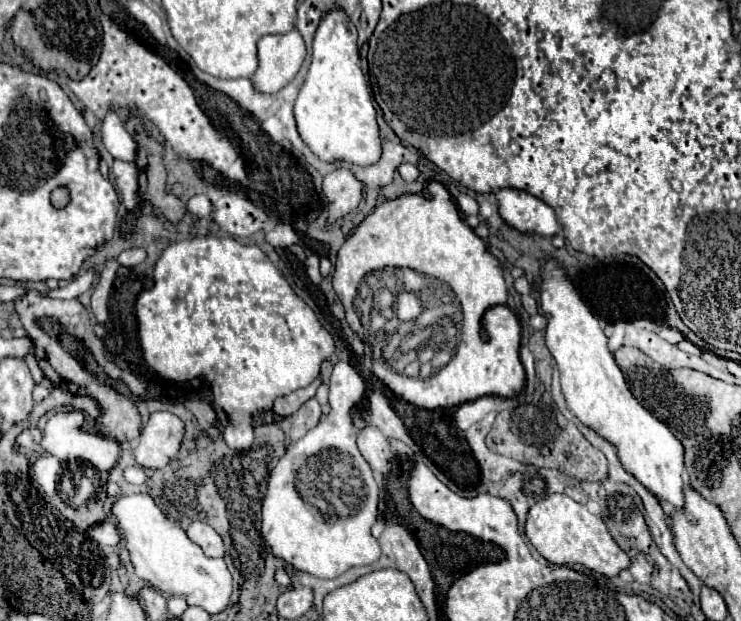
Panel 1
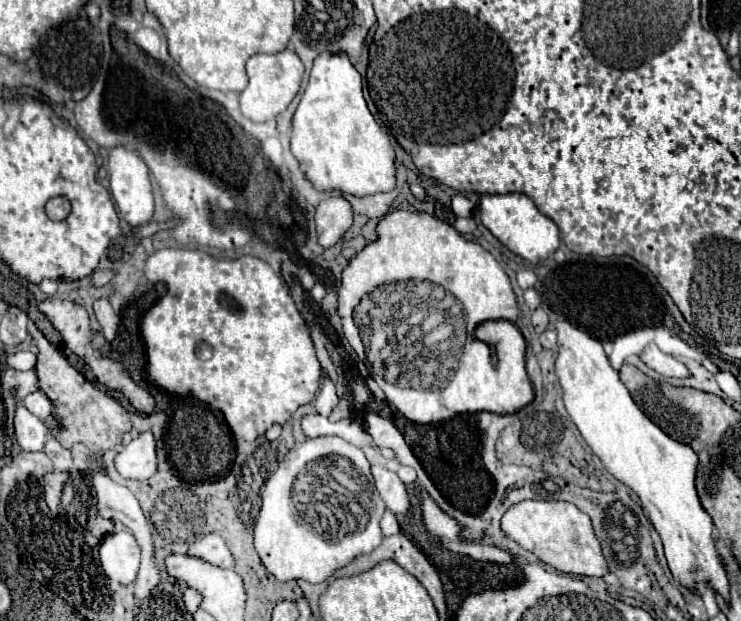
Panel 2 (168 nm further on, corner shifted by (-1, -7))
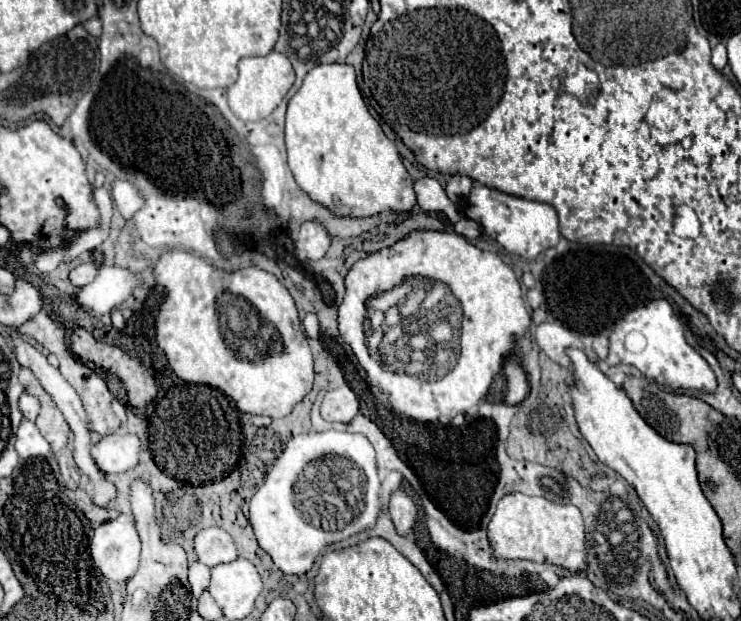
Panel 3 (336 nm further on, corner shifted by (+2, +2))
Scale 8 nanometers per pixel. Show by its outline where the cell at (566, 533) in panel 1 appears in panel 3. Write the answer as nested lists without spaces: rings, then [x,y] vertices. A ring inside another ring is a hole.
[[[509,493],[505,495],[497,511],[489,523],[489,543],[495,559],[527,559],[535,563],[551,563],[571,573],[583,571],[587,567],[587,549],[585,549],[585,531],[583,531],[583,517],[575,505],[561,505],[551,503],[543,497],[529,497],[525,493]]]

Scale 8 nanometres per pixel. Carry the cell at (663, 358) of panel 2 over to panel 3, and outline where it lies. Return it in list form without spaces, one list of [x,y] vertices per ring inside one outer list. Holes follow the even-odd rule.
[[[651,299],[651,301],[647,301],[647,305],[639,305],[635,309],[627,311],[619,321],[615,321],[613,331],[609,333],[607,365],[633,365],[645,377],[649,377],[655,383],[665,385],[673,391],[715,393],[715,389],[717,389],[717,377],[715,377],[711,365],[685,341],[683,325],[667,299]],[[631,331],[639,331],[647,339],[645,349],[639,353],[631,353],[623,347],[623,341],[625,341],[627,333],[631,333]]]

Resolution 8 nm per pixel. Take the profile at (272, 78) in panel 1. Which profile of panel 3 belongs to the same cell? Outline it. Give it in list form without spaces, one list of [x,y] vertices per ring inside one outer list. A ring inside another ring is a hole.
[[[271,51],[265,57],[247,57],[239,61],[239,77],[233,85],[227,87],[227,101],[231,111],[243,121],[259,121],[273,113],[273,109],[281,103],[295,81],[295,73],[291,61],[277,51]]]

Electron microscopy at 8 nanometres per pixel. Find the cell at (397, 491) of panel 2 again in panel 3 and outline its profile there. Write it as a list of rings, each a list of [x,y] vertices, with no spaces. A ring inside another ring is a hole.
[[[395,491],[391,501],[389,501],[389,515],[393,519],[395,531],[399,535],[409,535],[415,527],[417,507],[411,501],[411,497],[407,497],[403,491]]]

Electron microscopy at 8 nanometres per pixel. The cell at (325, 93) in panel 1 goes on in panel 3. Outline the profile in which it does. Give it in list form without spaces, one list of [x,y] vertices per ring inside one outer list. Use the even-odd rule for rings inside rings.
[[[347,63],[317,65],[307,73],[301,89],[291,97],[287,105],[285,145],[289,155],[289,167],[301,191],[311,201],[327,207],[337,217],[359,219],[379,215],[383,211],[409,213],[417,203],[413,179],[407,173],[393,141],[385,137],[381,125],[369,115],[355,81],[355,69]]]

